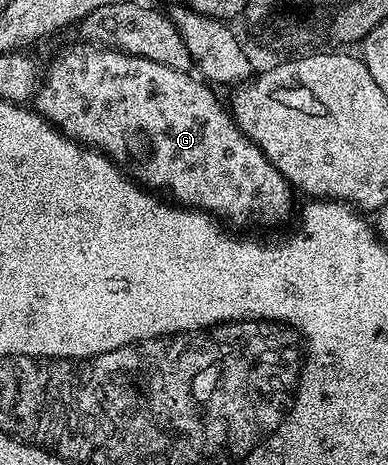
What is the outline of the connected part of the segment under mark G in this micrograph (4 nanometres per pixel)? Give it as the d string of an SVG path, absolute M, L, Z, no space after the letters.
M81 44L74 46L63 58L58 58L54 62L54 67L50 70L50 79L43 81L39 85L37 94L32 99L33 109L37 110L42 117L47 118L57 130L62 131L75 142L81 142L87 148L100 150L107 154L110 159L121 166L125 173L129 174L139 186L149 188L151 191L167 190L171 194L177 205L185 206L192 210L205 210L208 214L213 214L215 218L223 223L234 226L278 226L281 222L286 222L290 218L290 213L294 210L295 191L285 176L276 169L266 158L266 153L262 151L256 143L234 122L234 116L229 109L213 94L211 87L207 85L201 77L185 70L168 68L164 64L156 64L147 58L141 58L135 54L125 54L122 50L113 48L99 48L94 44Z

